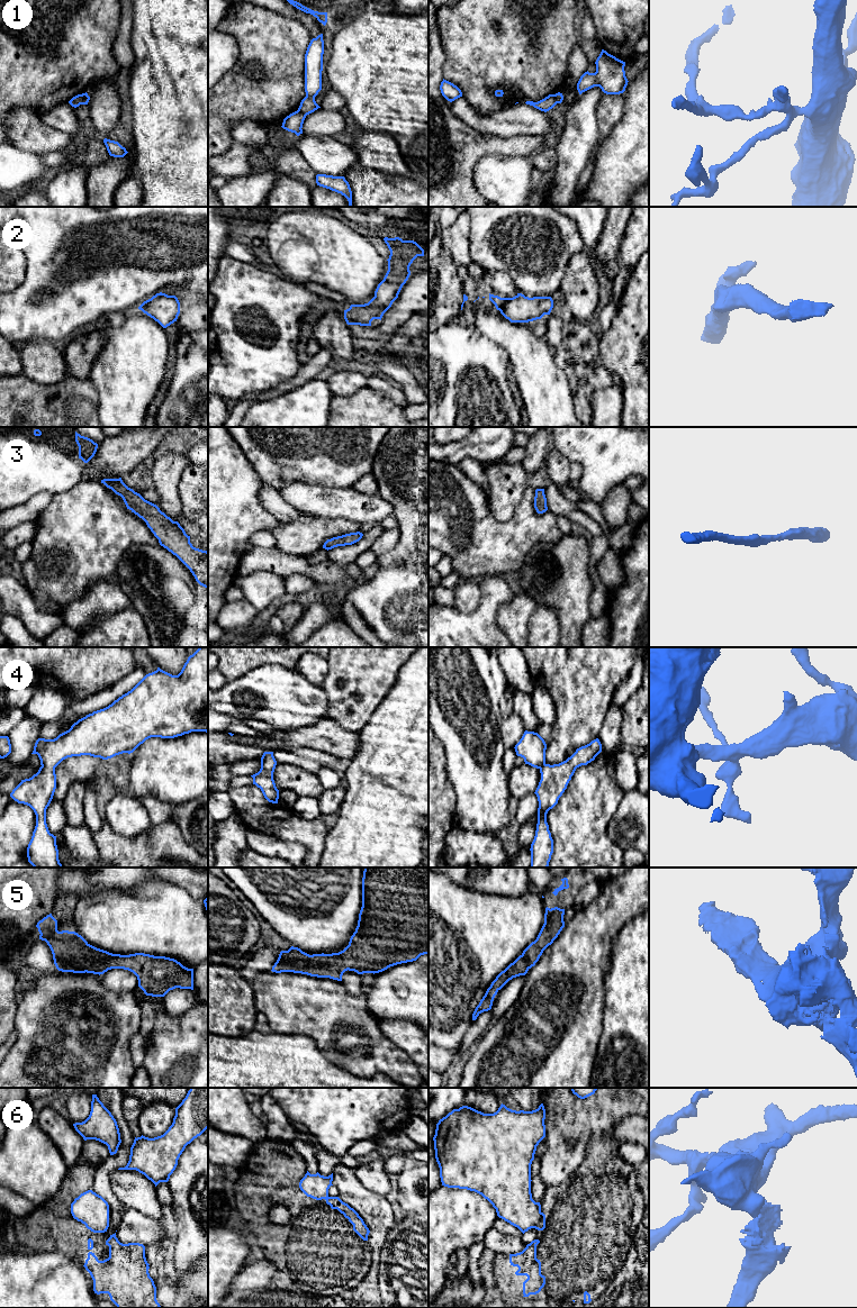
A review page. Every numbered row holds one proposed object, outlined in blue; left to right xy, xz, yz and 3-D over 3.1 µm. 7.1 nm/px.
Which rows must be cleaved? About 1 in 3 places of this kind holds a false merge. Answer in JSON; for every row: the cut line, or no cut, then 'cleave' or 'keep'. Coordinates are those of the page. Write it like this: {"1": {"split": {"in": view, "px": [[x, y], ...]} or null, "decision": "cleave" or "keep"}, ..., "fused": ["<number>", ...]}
{"1": {"split": {"in": "xz", "px": [[297, 110], [305, 116]]}, "decision": "cleave"}, "2": {"split": null, "decision": "keep"}, "3": {"split": null, "decision": "keep"}, "4": {"split": null, "decision": "keep"}, "5": {"split": null, "decision": "keep"}, "6": {"split": {"in": "yz", "px": [[541, 1213], [541, 1219], [537, 1228]]}, "decision": "cleave"}, "fused": ["1", "6"]}

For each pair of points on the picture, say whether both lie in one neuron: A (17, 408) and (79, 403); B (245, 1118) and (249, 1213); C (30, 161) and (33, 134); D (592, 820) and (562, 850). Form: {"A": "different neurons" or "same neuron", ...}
{"A": "same neuron", "B": "different neurons", "C": "different neurons", "D": "same neuron"}

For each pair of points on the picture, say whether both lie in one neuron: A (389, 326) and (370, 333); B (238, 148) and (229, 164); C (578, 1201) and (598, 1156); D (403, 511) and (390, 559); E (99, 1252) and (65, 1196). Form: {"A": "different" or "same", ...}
{"A": "same", "B": "same", "C": "same", "D": "same", "E": "same"}

